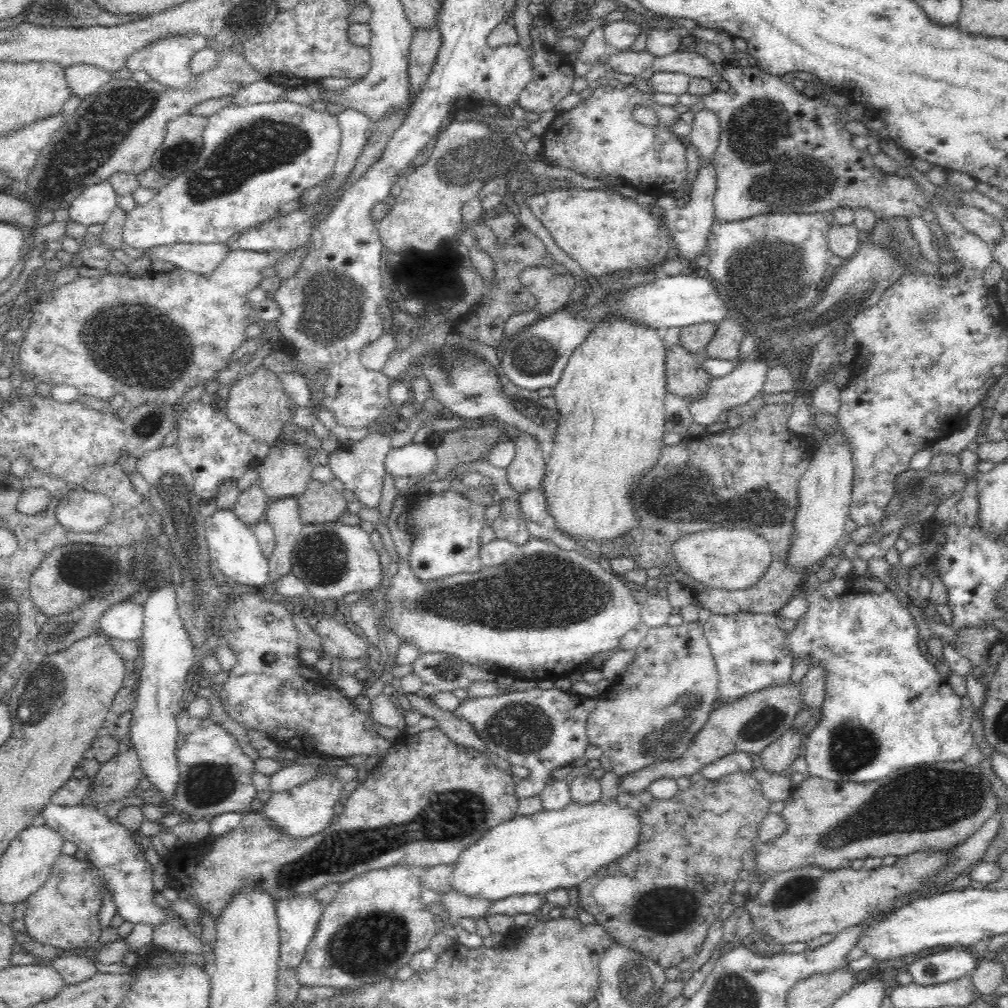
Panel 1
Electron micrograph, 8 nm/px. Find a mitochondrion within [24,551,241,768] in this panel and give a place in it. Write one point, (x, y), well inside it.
(90, 573)

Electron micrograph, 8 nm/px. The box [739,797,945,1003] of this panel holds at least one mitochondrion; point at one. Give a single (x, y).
(797, 889)

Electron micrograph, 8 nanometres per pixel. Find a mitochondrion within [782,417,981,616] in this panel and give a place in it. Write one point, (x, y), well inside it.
(916, 487)

